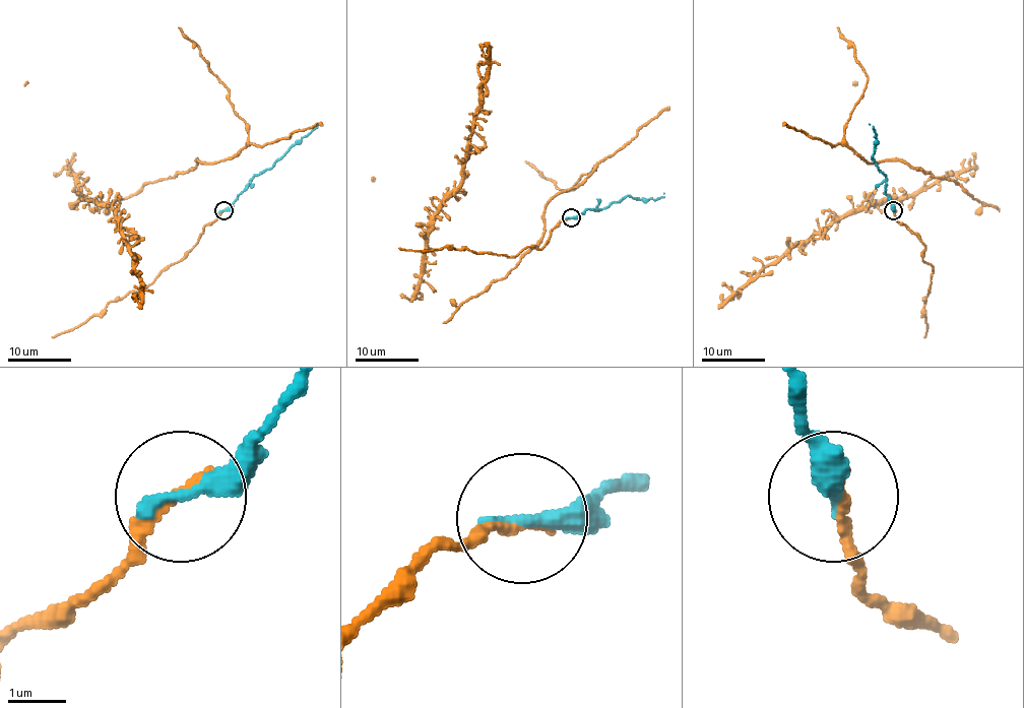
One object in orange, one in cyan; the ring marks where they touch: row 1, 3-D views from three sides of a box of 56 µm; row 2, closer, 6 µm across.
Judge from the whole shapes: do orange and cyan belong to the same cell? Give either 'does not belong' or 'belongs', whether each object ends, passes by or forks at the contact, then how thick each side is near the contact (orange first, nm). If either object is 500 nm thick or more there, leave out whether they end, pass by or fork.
belongs; orange ends; cyan ends; calibres 200 and 360 nm

